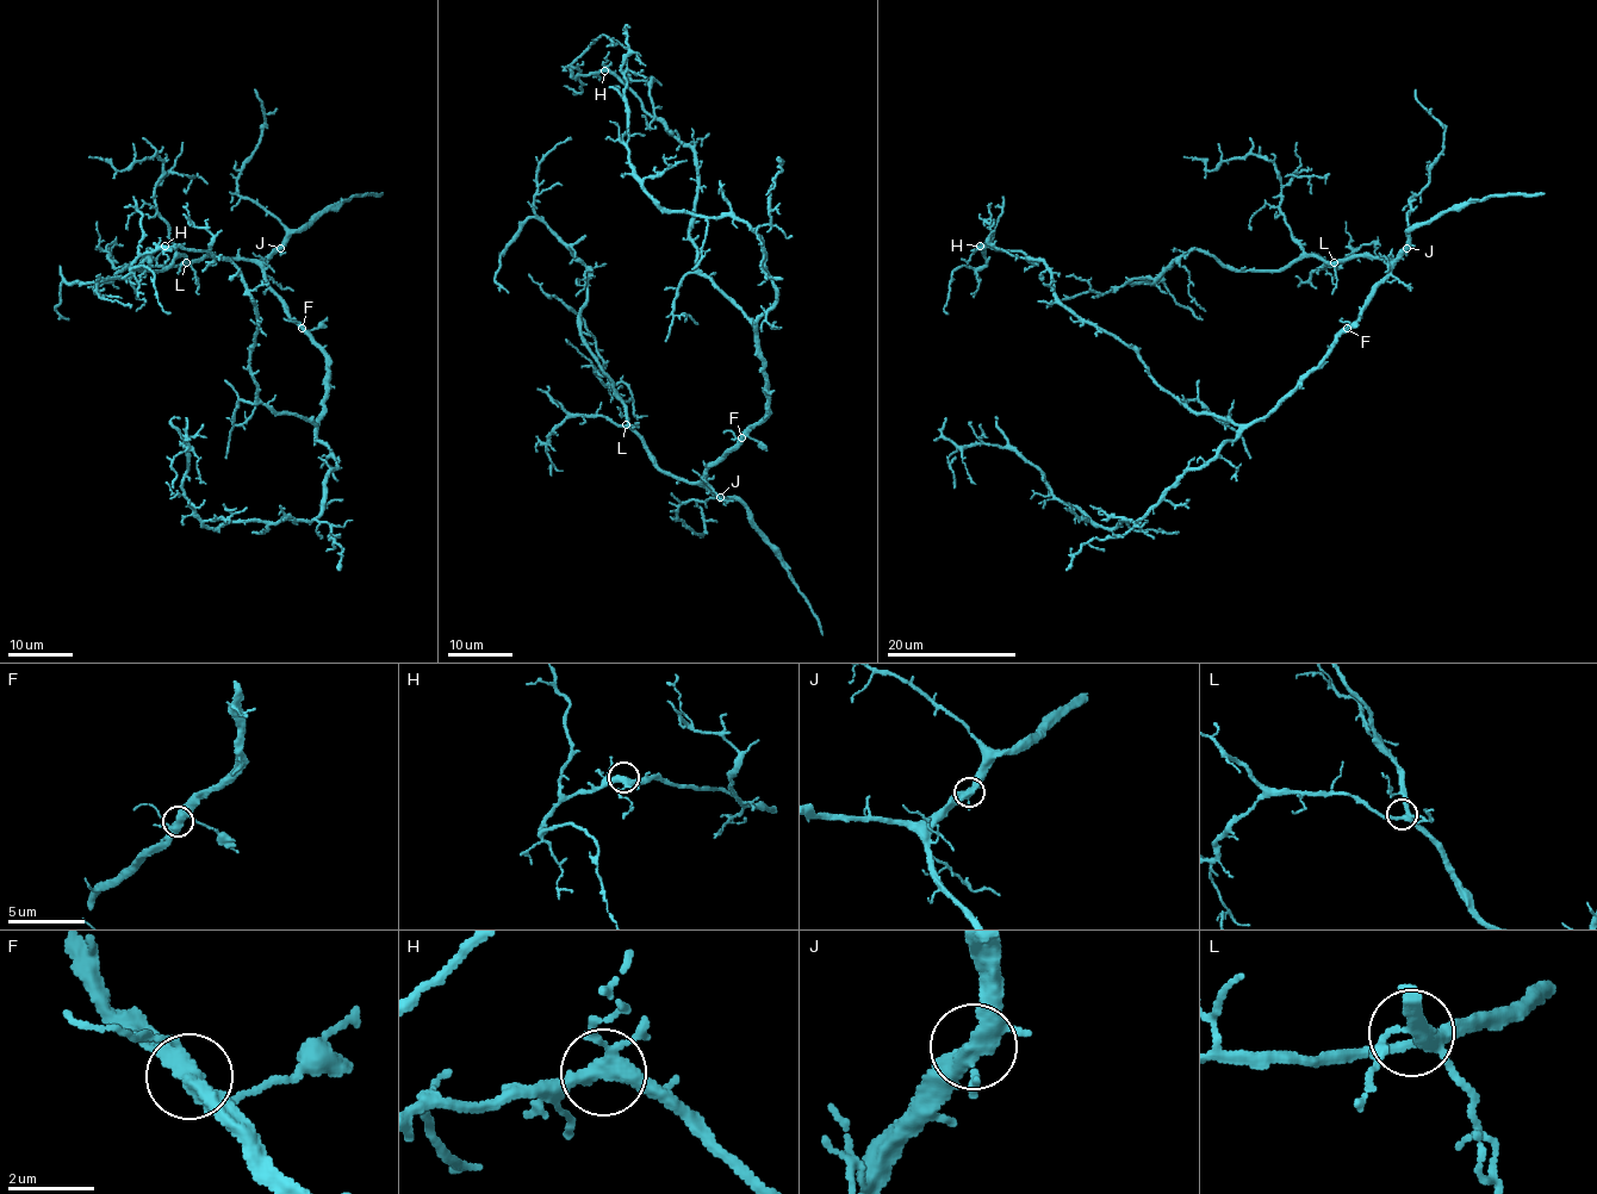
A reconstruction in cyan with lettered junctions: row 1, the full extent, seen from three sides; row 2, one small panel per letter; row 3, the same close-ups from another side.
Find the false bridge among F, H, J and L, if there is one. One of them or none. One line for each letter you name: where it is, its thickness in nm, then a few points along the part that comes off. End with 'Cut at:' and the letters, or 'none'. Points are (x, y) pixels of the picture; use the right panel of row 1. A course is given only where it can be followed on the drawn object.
Cut at: none

